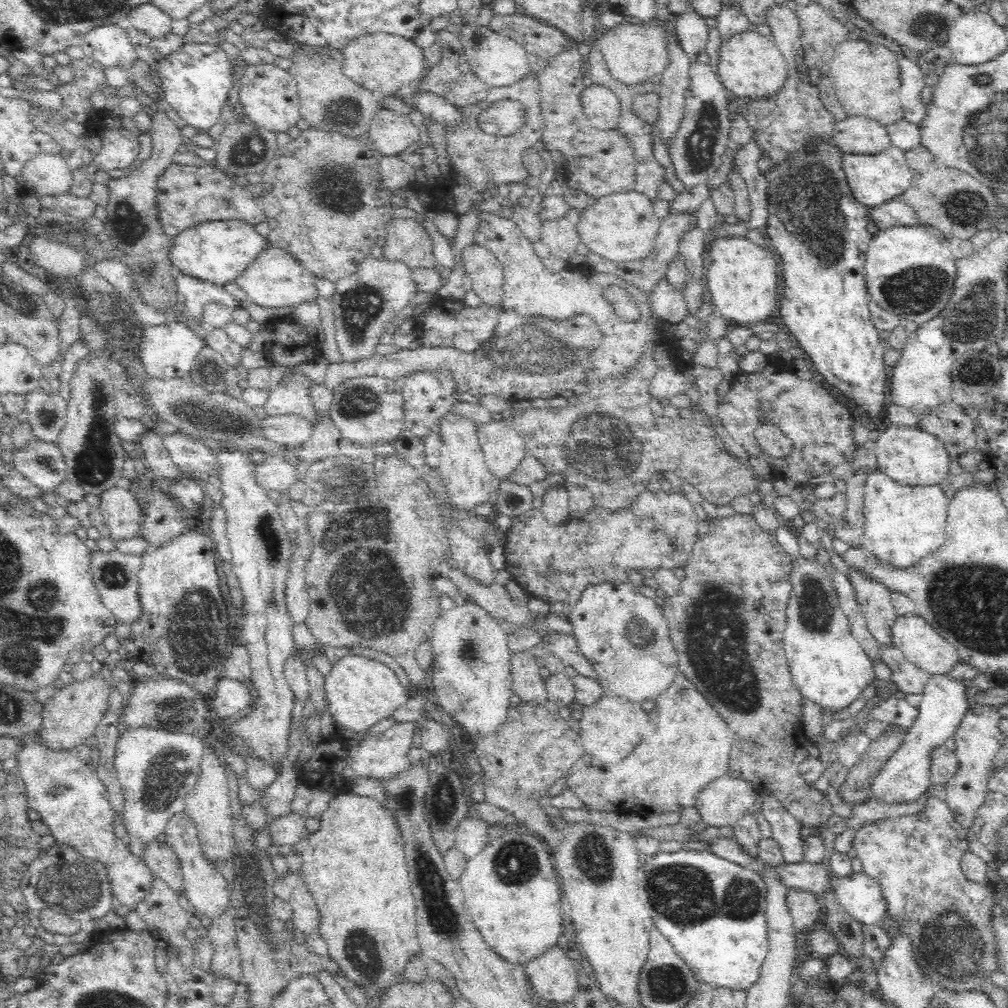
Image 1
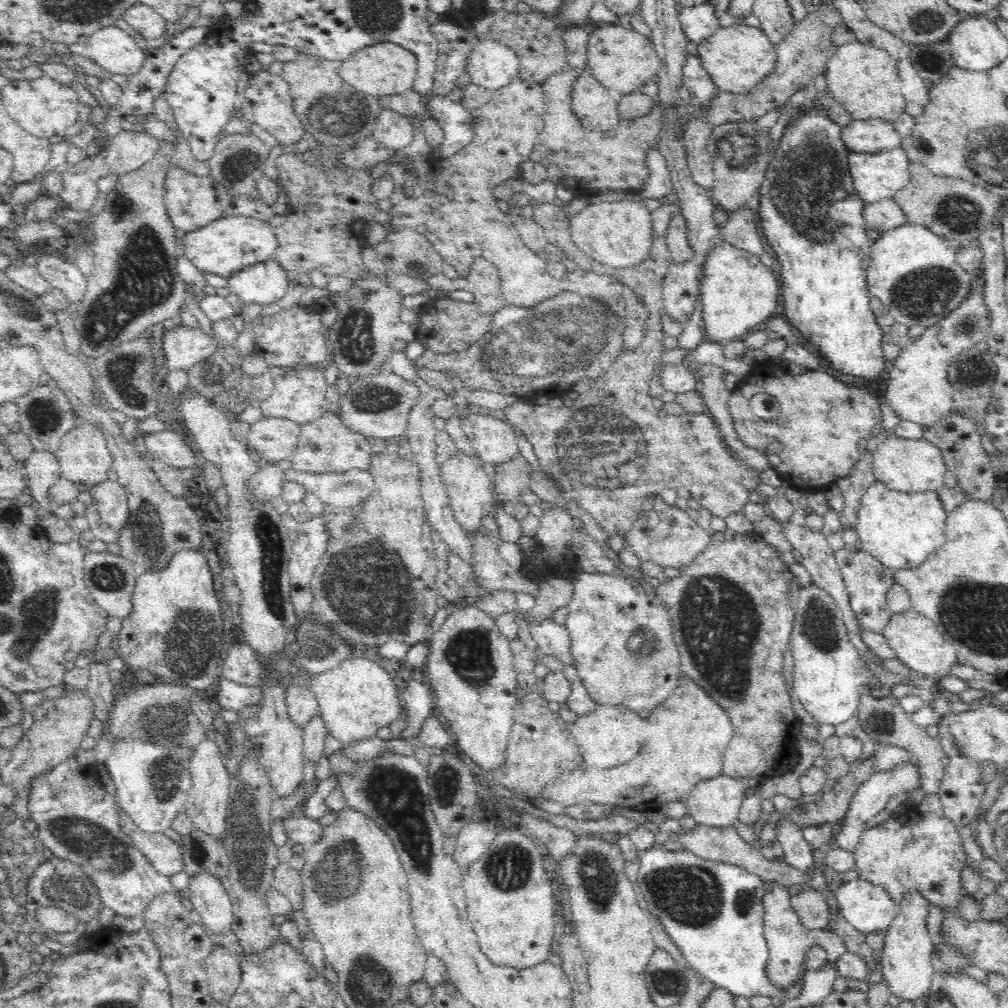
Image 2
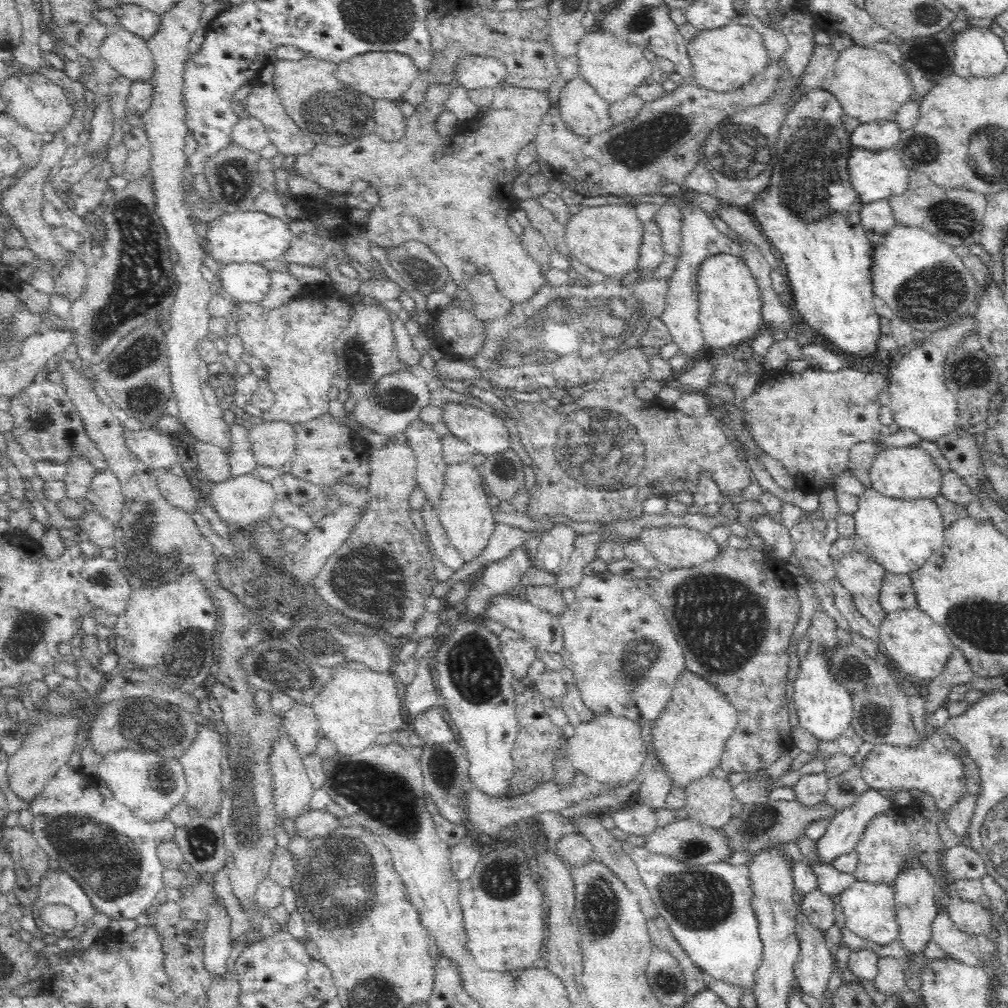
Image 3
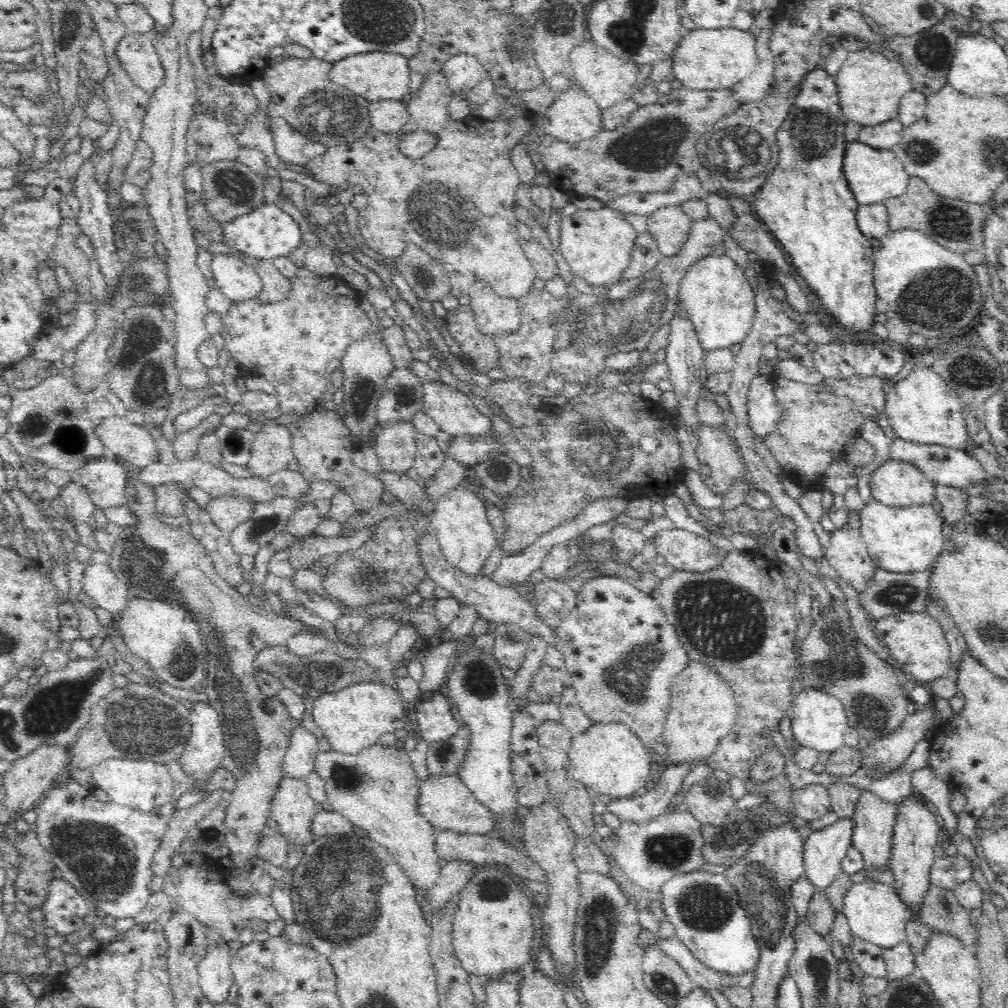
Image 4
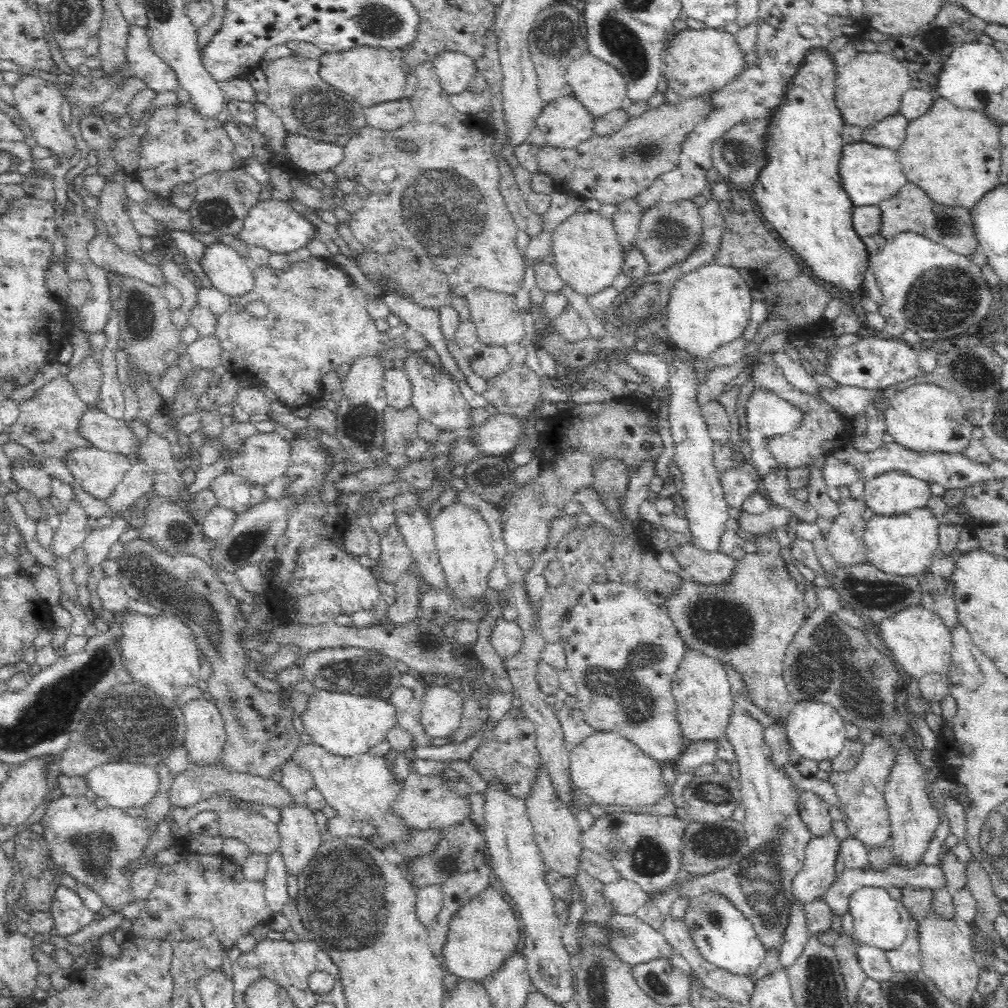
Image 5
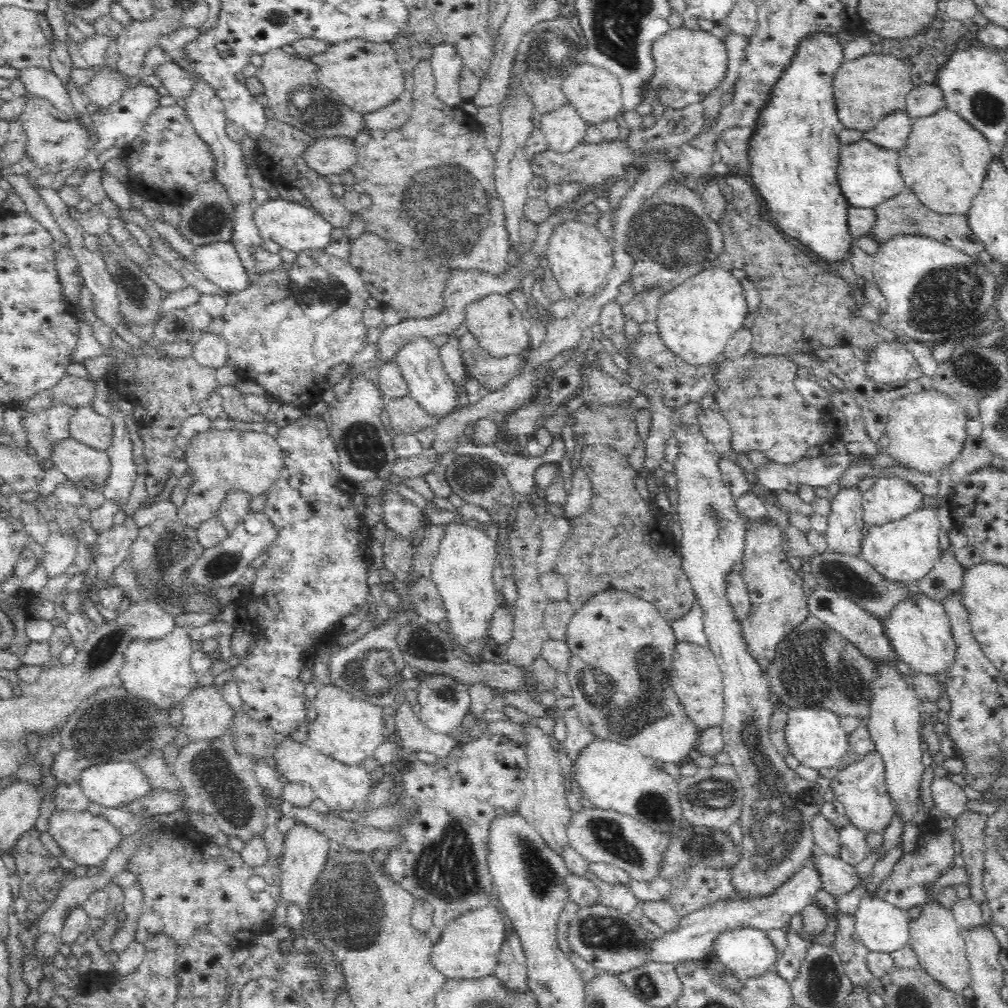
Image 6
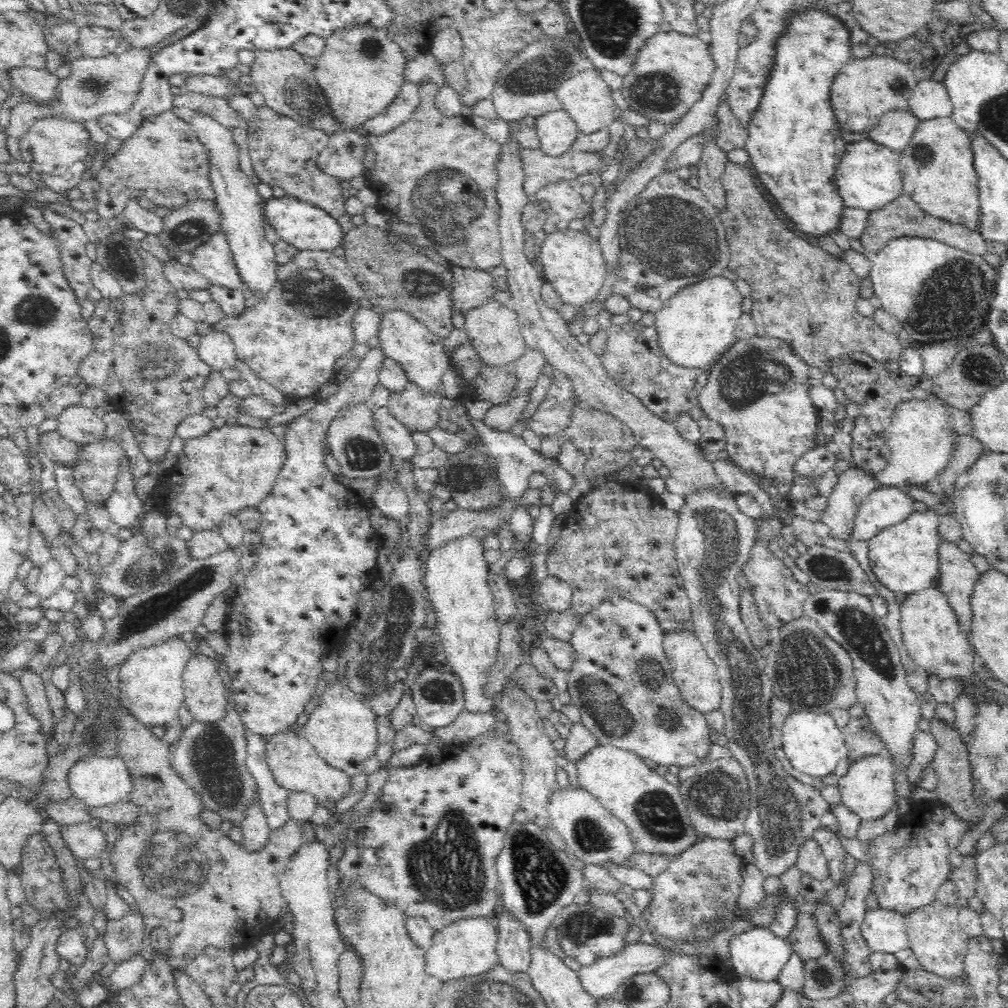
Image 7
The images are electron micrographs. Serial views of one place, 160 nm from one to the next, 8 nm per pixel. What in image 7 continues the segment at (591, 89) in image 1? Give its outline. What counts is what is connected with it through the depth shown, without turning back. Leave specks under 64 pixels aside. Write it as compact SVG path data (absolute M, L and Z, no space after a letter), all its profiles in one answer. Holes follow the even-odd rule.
M566 110L548 112L536 119L542 152L549 156L561 156L569 152L580 134L576 122Z

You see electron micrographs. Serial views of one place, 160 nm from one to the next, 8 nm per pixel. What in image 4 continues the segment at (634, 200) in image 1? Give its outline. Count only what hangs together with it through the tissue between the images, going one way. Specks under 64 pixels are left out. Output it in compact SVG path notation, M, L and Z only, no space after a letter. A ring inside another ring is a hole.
M606 206L597 210L578 209L560 222L560 242L557 248L574 276L601 288L613 278L620 278L630 267L637 233L624 213Z

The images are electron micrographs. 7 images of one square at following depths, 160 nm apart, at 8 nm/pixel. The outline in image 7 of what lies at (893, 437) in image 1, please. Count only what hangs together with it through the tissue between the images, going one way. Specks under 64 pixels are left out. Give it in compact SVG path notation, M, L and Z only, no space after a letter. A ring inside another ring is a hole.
M878 487L858 508L852 540L867 541L883 528L906 520L914 512L914 497L902 487Z

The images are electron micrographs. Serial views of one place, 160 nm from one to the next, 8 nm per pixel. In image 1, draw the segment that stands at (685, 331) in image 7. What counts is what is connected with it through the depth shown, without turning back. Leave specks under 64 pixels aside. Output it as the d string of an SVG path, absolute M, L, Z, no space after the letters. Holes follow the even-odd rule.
M728 236L714 240L707 257L706 288L722 322L735 325L766 321L780 302L780 261L773 247L762 248L746 237Z

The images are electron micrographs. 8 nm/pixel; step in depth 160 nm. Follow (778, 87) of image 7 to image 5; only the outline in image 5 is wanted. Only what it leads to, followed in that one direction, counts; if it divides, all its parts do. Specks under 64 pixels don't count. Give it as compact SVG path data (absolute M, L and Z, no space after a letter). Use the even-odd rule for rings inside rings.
M816 50L806 52L806 58L796 76L792 78L786 90L786 100L779 108L772 112L771 128L766 144L766 166L760 170L755 186L751 189L751 199L769 226L773 227L780 238L790 246L802 262L808 266L811 276L830 284L842 294L848 294L856 301L864 298L864 278L868 267L871 267L871 258L866 250L866 244L856 232L853 223L854 203L846 194L841 184L838 164L842 160L844 140L840 136L844 127L844 120L838 112L835 103L837 70L828 51Z

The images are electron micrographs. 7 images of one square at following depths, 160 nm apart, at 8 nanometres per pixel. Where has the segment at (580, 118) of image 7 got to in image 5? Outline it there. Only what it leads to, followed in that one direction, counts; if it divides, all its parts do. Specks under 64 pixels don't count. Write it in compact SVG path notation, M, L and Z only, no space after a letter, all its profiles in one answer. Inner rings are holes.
M590 52L577 56L568 64L566 79L572 87L574 97L582 101L596 118L620 108L622 100L627 97L627 86L620 70Z

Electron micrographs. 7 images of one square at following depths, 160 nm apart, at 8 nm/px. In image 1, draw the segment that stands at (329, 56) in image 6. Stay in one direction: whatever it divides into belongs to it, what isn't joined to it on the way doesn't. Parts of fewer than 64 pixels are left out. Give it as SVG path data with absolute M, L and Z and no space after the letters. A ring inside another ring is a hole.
M373 32L361 34L348 41L342 48L342 72L358 84L376 92L383 97L408 92L408 87L420 81L424 74L424 48L406 37L389 32Z

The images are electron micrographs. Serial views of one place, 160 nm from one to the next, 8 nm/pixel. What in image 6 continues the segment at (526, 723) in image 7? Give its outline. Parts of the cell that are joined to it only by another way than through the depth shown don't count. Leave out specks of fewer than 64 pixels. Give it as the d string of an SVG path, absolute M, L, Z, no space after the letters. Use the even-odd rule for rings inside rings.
M528 724L526 728L528 750L528 770L524 780L524 796L518 806L519 813L532 825L544 842L556 853L562 855L570 847L568 827L572 822L574 811L566 799L564 778L559 767L559 759L550 744L552 738L538 727Z

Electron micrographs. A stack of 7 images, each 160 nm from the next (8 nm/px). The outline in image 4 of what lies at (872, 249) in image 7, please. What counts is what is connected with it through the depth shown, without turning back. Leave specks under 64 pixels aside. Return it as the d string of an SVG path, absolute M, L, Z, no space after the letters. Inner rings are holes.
M918 176L910 178L910 186L906 194L886 199L883 203L888 209L891 231L910 228L922 230L934 242L951 252L960 254L982 251L985 246L984 227L988 209L978 203L941 196L932 188L928 188L928 184Z

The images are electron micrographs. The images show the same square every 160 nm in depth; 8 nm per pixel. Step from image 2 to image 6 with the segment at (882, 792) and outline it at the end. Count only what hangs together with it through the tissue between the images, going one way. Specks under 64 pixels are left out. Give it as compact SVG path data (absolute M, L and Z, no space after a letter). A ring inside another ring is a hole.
M810 858L808 863L794 876L791 876L785 884L782 884L782 887L779 887L772 896L752 900L741 900L734 897L716 901L698 910L694 909L694 912L683 916L680 926L674 932L666 932L660 938L655 938L652 942L654 945L652 954L646 963L650 961L680 963L686 960L702 960L711 951L714 939L726 929L752 927L767 931L771 928L785 928L792 920L792 916L801 914L806 906L814 904L816 894L822 889L823 883L818 865Z

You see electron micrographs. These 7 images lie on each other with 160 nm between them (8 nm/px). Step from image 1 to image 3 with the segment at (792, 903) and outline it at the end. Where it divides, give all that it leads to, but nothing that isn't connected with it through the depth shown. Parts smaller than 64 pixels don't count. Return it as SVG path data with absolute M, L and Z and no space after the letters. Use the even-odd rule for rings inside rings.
M819 889L812 890L797 900L801 912L807 917L812 926L822 932L832 928L835 924L834 907L837 899L823 894Z

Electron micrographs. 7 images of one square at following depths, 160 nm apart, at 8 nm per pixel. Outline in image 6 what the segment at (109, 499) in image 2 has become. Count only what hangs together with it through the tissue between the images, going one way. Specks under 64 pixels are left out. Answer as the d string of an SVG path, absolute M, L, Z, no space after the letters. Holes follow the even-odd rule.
M74 438L58 442L50 457L70 481L80 483L86 480L98 489L108 482L112 472L112 461L107 451L90 448Z

